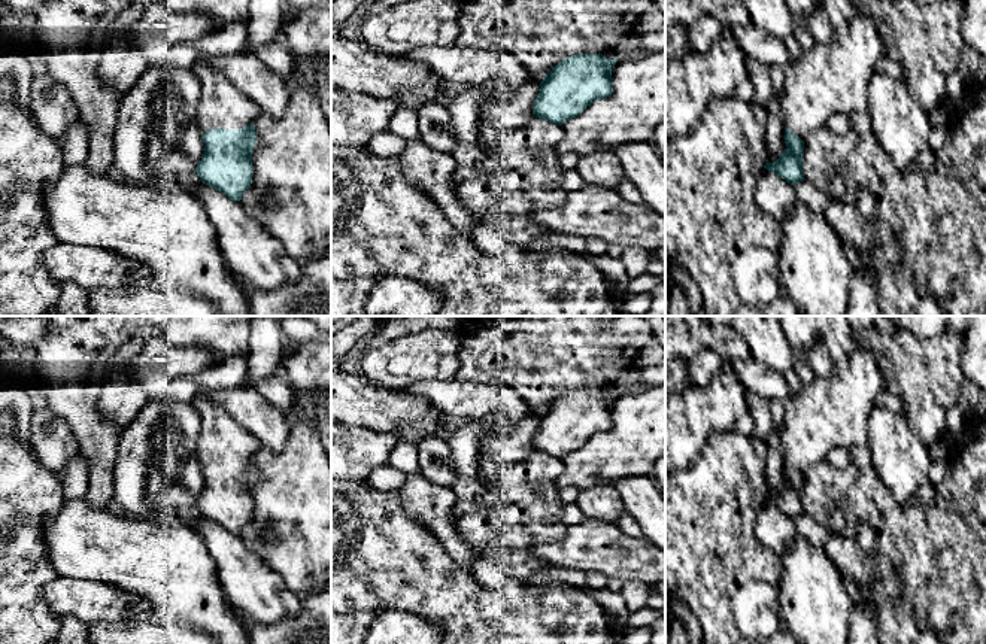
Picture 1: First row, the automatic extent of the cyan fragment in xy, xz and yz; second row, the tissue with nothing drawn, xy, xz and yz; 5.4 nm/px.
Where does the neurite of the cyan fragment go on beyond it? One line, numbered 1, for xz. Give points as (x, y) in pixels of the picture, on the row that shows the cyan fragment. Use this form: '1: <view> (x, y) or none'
1: none

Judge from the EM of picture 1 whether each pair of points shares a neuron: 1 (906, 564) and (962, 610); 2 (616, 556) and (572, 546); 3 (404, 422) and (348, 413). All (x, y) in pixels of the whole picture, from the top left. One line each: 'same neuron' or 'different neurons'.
1: same neuron
2: same neuron
3: same neuron

